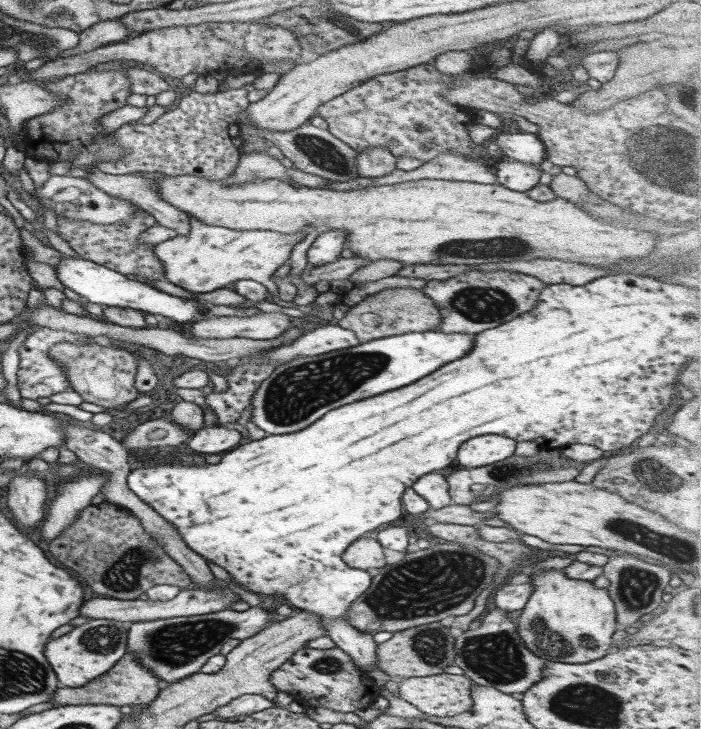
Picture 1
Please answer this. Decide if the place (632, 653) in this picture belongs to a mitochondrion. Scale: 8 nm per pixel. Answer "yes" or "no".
no

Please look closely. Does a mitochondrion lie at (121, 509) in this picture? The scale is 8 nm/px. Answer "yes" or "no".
no

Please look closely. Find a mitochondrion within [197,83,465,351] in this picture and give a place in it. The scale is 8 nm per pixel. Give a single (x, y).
(319, 152)

